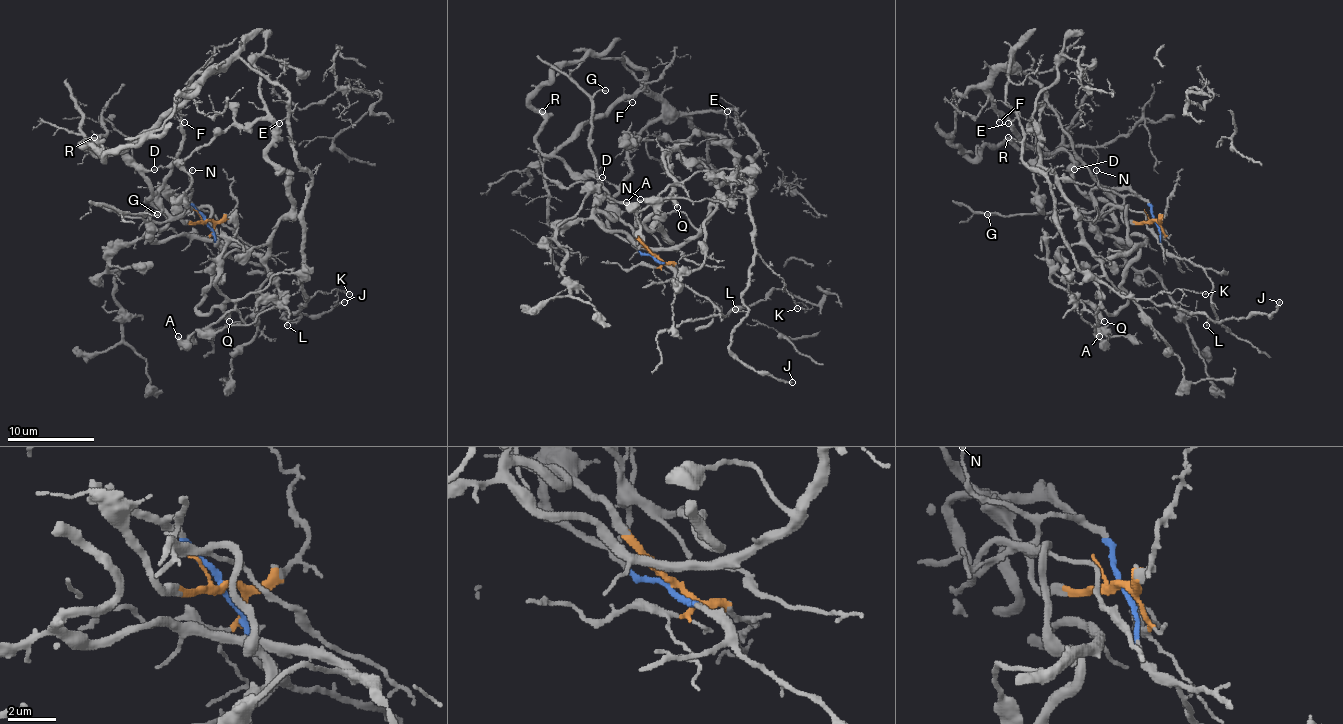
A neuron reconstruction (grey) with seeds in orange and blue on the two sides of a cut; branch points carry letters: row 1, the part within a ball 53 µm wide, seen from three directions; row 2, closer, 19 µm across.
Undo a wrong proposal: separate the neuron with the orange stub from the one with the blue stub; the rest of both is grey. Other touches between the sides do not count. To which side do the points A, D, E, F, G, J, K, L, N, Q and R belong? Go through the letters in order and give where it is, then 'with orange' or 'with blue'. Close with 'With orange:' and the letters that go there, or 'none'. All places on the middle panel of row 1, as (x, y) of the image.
A: place (626, 202); with blue
D: place (602, 177); with orange
E: place (727, 111); with orange
F: place (632, 102); with orange
G: place (605, 90); with blue
J: place (792, 382); with orange
K: place (797, 308); with orange
L: place (735, 309); with orange
N: place (640, 199); with blue
Q: place (677, 207); with blue
R: place (542, 111); with orange
With orange: D, E, F, J, K, L, R

